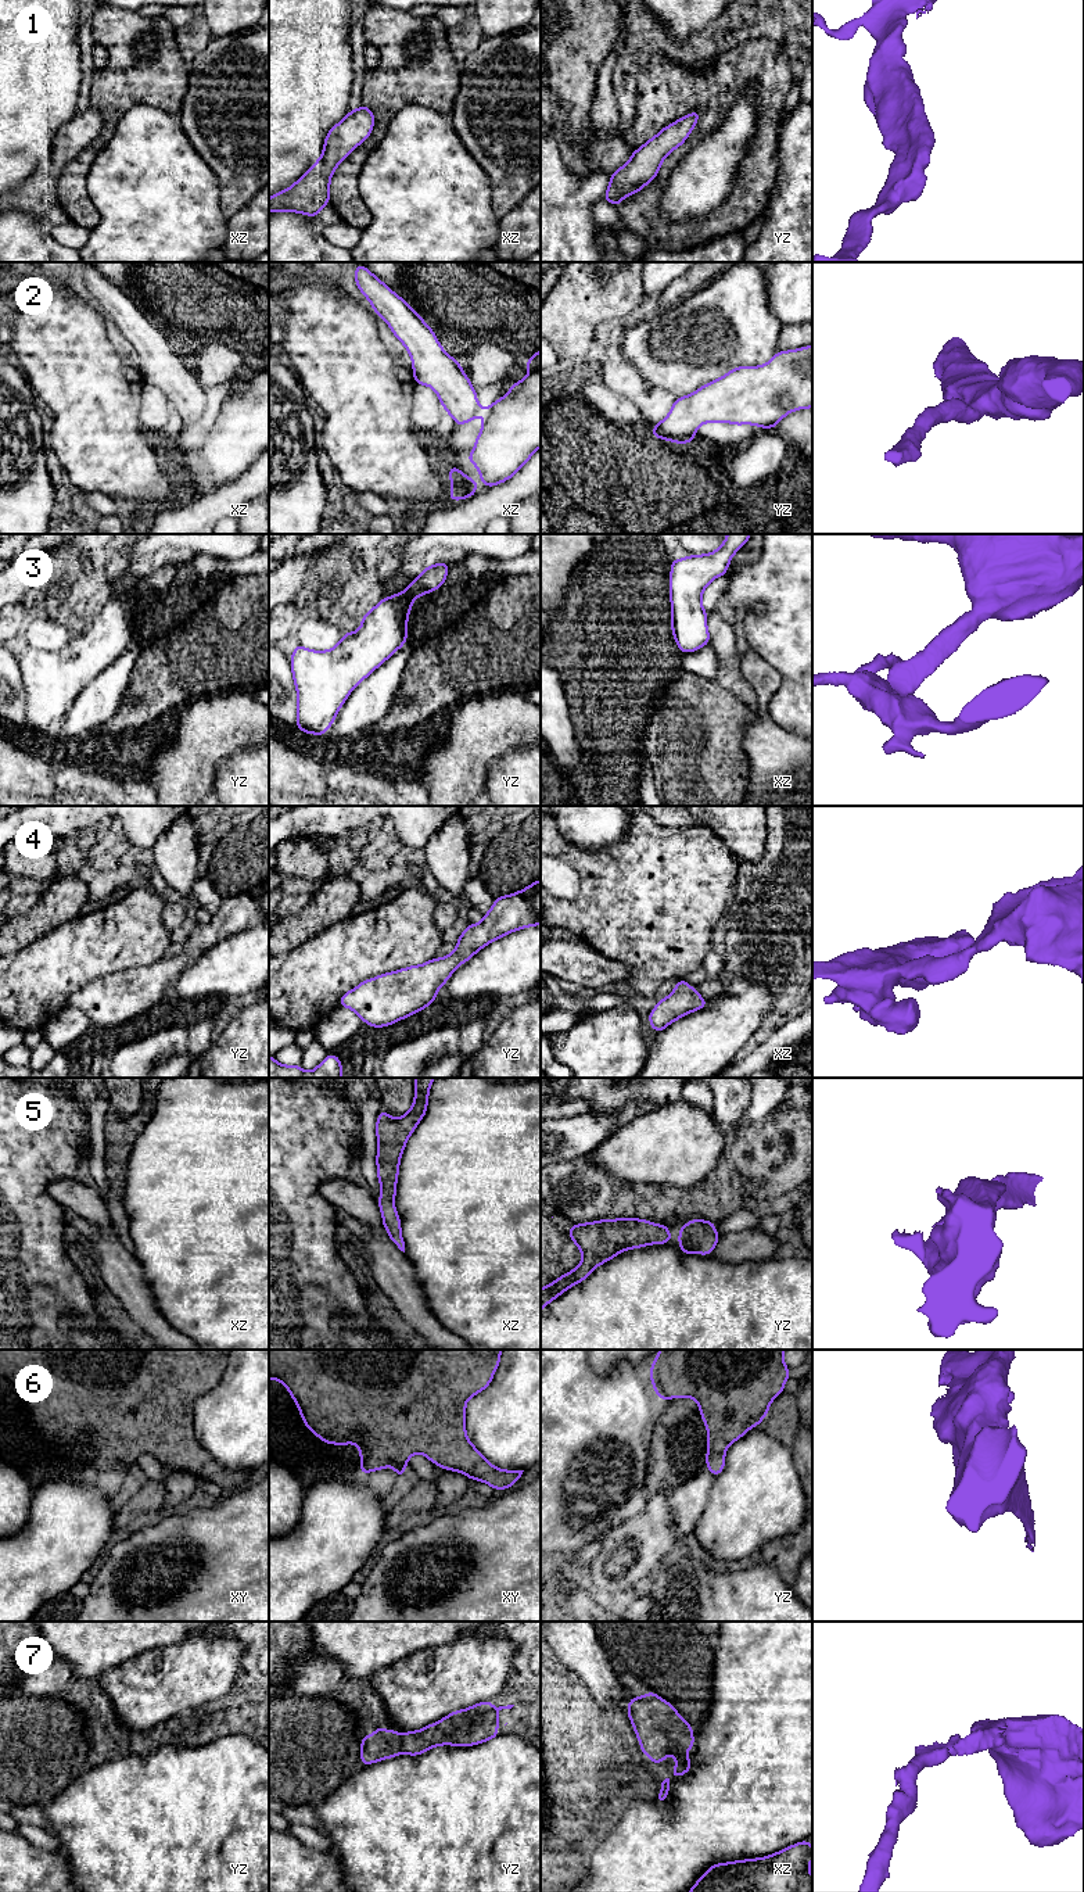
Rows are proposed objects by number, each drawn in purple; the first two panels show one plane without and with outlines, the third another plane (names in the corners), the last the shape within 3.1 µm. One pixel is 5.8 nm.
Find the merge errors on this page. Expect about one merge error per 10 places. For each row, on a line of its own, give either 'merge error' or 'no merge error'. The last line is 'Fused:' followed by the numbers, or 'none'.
1: no merge error
2: no merge error
3: no merge error
4: no merge error
5: no merge error
6: no merge error
7: no merge error
Fused: none

